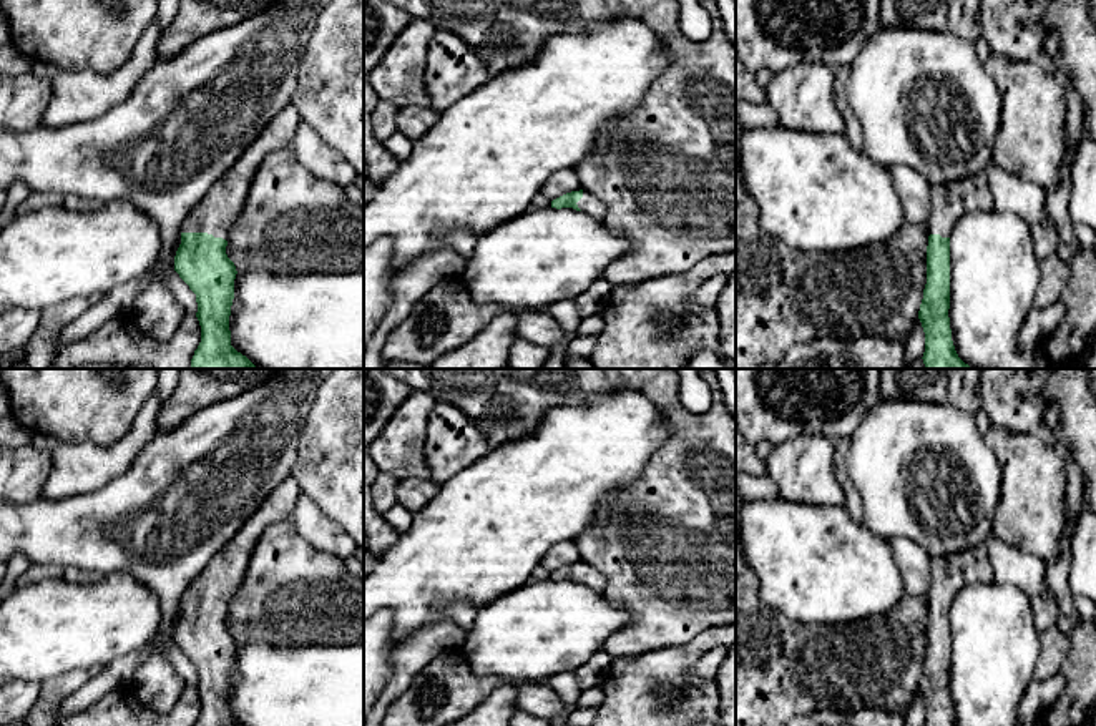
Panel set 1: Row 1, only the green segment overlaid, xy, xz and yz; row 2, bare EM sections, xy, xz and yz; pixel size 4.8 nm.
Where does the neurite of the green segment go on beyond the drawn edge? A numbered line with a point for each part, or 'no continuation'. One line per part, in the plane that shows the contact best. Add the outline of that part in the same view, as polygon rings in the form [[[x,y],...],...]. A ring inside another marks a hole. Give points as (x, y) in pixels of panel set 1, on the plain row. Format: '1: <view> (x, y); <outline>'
1: xy (215, 585); [[[294,477],[279,483],[239,532],[214,553],[184,591],[181,605],[208,605],[228,613],[231,595],[237,588],[262,532],[272,523],[291,518],[299,495],[301,488]]]

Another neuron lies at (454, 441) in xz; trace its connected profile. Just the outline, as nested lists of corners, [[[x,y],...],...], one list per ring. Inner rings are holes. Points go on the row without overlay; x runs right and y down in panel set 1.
[[[437,400],[427,417],[425,457],[430,477],[442,485],[490,452],[487,437],[458,407]]]

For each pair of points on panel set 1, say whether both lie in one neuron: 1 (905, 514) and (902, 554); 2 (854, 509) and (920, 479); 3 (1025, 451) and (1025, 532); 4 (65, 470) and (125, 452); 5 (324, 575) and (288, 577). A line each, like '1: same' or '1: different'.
1: different
2: different
3: same
4: same
5: same

